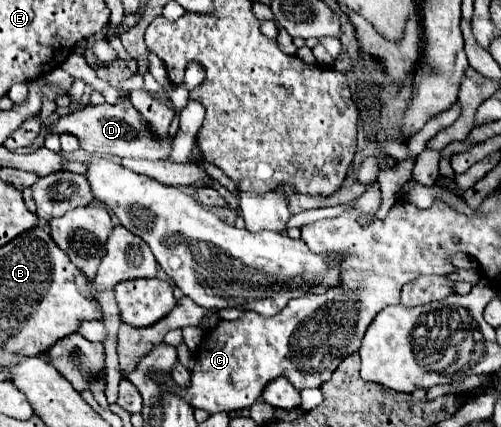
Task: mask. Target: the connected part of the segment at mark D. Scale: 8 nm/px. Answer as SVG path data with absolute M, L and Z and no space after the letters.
M122 99L120 103L116 105L90 105L82 111L76 111L72 115L64 115L64 117L58 117L48 133L70 133L70 135L78 135L80 139L80 147L84 151L90 151L90 153L100 153L100 155L110 155L110 157L116 157L116 159L122 159L122 157L144 157L144 159L168 159L170 151L172 151L172 139L166 137L166 139L152 139L152 135L148 133L148 127L144 127L142 123L142 117L136 113L136 109L132 107L130 99Z

